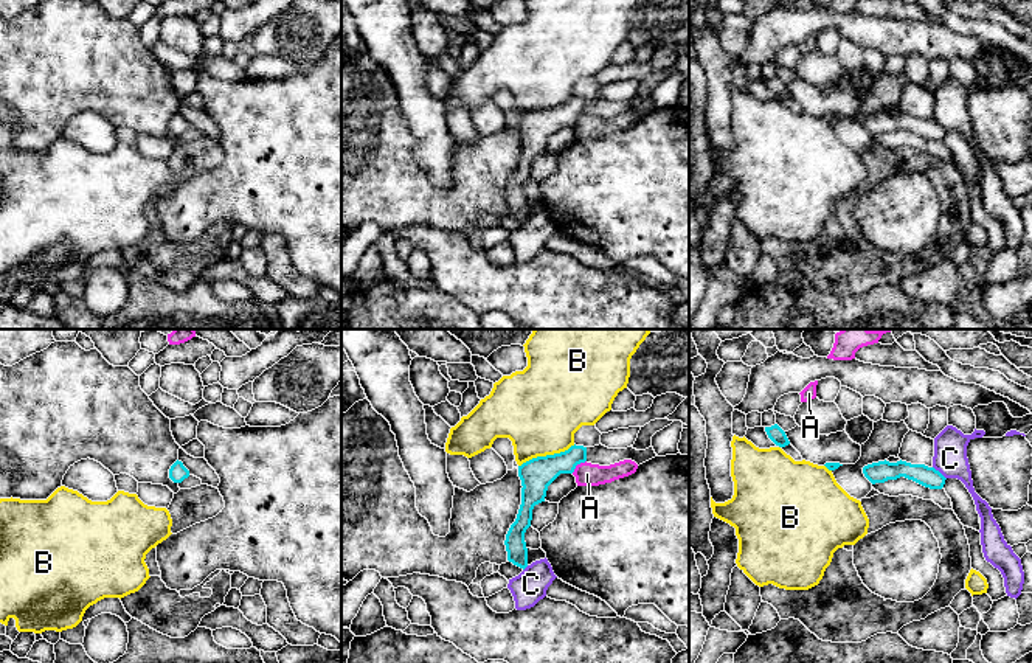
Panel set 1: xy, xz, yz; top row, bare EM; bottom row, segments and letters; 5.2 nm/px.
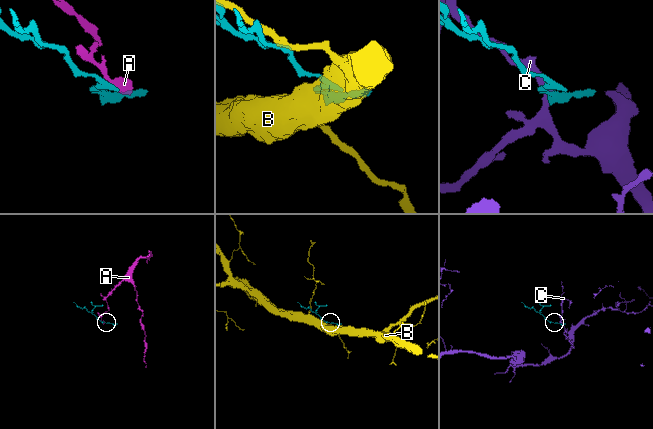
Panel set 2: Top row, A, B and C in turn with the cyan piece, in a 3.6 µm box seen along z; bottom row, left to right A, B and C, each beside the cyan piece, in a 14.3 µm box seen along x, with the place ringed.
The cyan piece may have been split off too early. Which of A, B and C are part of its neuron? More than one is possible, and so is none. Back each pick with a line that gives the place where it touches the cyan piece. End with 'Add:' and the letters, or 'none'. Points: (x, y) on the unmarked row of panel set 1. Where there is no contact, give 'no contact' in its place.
Add: none

